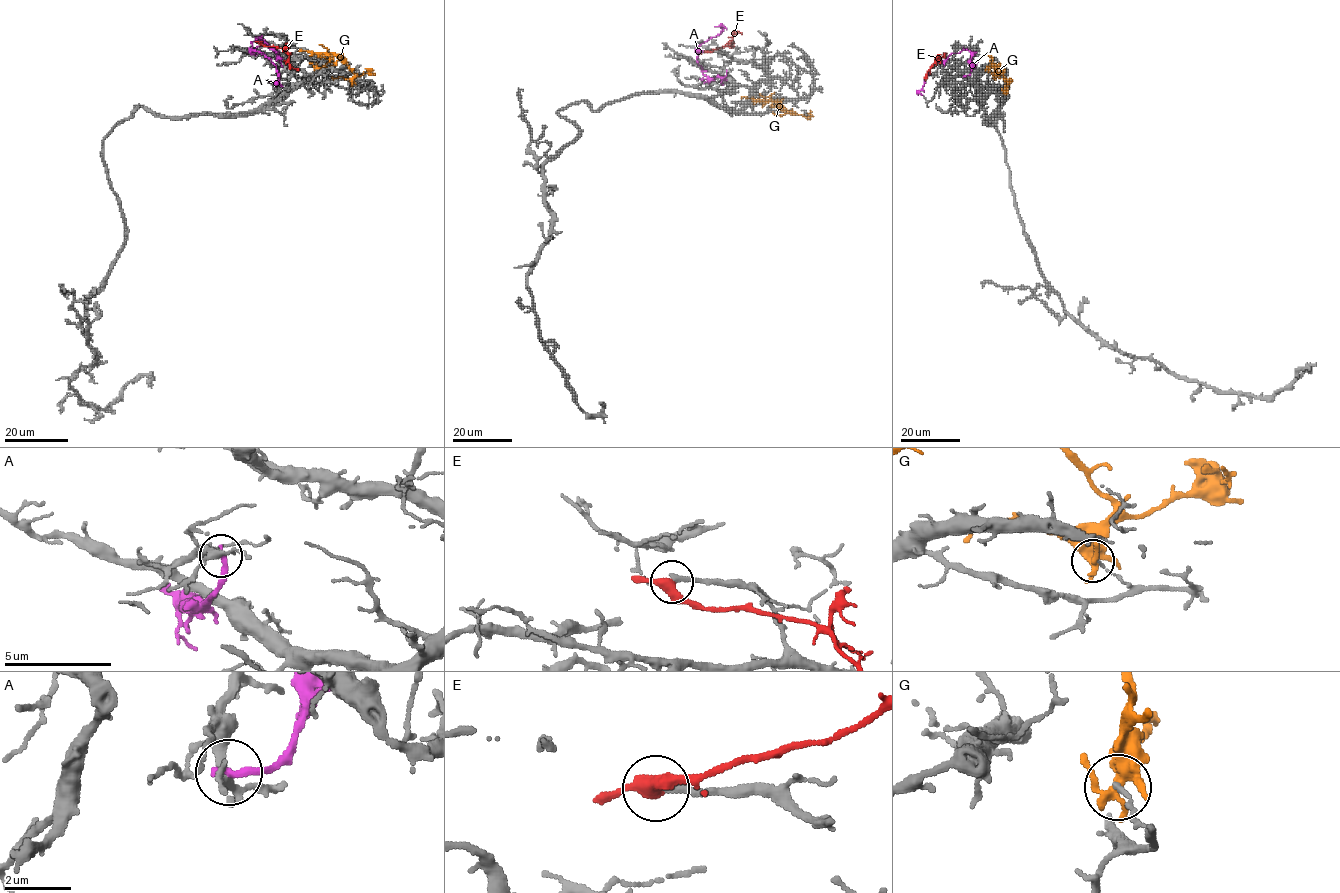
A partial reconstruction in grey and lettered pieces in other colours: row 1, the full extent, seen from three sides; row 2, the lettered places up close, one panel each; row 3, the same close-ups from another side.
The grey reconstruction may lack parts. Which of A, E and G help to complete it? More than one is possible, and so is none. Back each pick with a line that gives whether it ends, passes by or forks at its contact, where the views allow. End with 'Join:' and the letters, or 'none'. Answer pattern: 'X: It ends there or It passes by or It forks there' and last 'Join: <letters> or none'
Join: none

